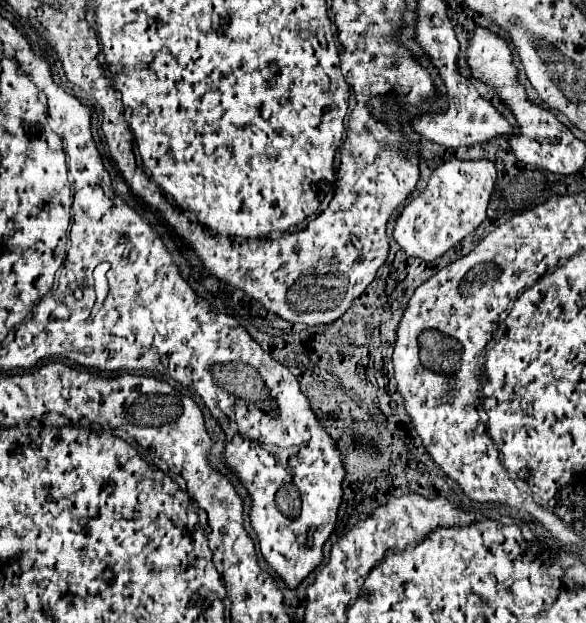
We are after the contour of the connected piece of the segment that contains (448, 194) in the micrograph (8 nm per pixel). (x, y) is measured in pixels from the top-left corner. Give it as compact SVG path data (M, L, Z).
M451 159L439 165L433 171L425 191L403 207L393 231L395 241L403 247L403 251L409 257L419 257L425 261L441 257L465 235L475 231L477 225L485 219L495 179L497 169L489 159L475 159L475 161Z

